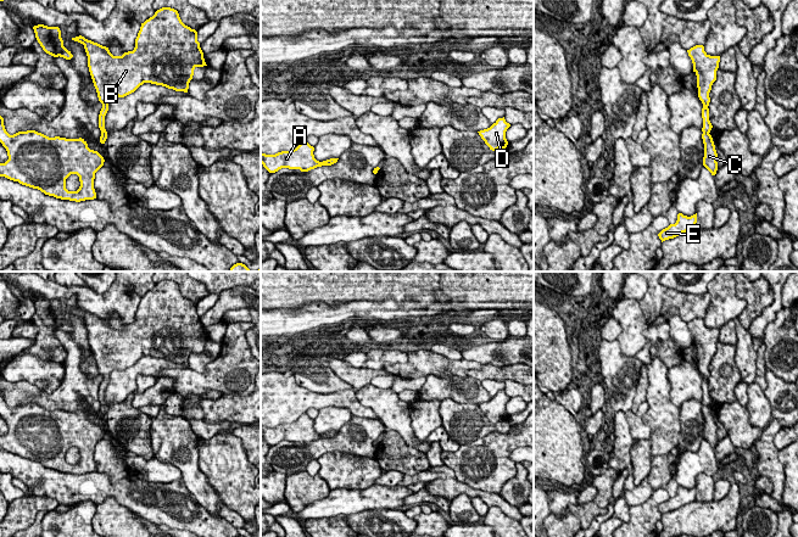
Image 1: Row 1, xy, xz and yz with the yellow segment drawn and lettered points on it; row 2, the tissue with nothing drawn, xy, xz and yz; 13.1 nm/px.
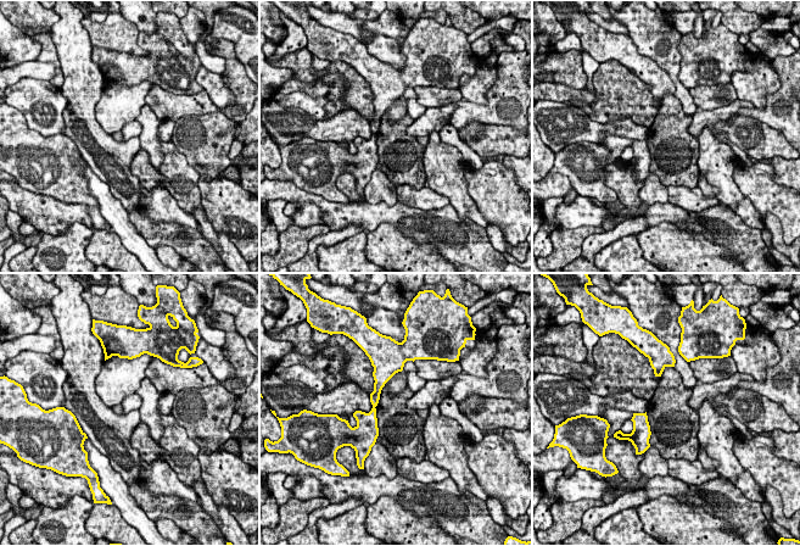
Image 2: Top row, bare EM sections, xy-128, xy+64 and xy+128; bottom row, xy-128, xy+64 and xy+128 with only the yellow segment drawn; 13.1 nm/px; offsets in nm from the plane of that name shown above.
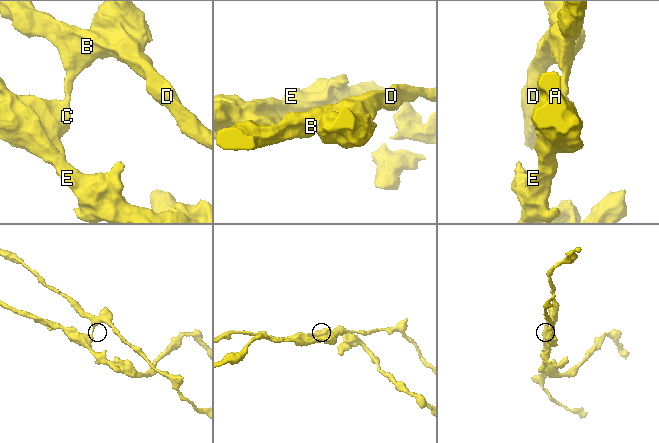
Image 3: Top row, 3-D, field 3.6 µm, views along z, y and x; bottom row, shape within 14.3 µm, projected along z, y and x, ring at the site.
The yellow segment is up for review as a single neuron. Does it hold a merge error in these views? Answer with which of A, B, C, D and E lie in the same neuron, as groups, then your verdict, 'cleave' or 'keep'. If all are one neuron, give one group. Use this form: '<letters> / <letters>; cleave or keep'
A C E / B D; cleave

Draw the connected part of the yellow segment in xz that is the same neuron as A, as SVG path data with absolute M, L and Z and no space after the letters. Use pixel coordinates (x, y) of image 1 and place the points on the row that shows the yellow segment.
M305 140L296 149L290 151L281 151L275 155L266 155L261 152L261 163L269 173L275 173L281 168L308 172L317 167L331 166L339 160L330 158L319 162L314 158L313 151L314 147Z

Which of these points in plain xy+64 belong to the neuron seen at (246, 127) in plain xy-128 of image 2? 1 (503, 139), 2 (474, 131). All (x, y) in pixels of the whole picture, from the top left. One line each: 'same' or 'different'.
1: same
2: same

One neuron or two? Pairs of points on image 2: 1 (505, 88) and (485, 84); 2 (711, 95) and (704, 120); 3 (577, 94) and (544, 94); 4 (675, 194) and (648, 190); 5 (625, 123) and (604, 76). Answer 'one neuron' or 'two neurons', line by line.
1: two neurons
2: two neurons
3: one neuron
4: two neurons
5: two neurons

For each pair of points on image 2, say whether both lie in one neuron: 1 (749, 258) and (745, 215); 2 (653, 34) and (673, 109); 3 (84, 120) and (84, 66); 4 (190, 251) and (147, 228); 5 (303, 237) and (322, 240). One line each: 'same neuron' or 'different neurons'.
1: different neurons
2: different neurons
3: same neuron
4: same neuron
5: different neurons

